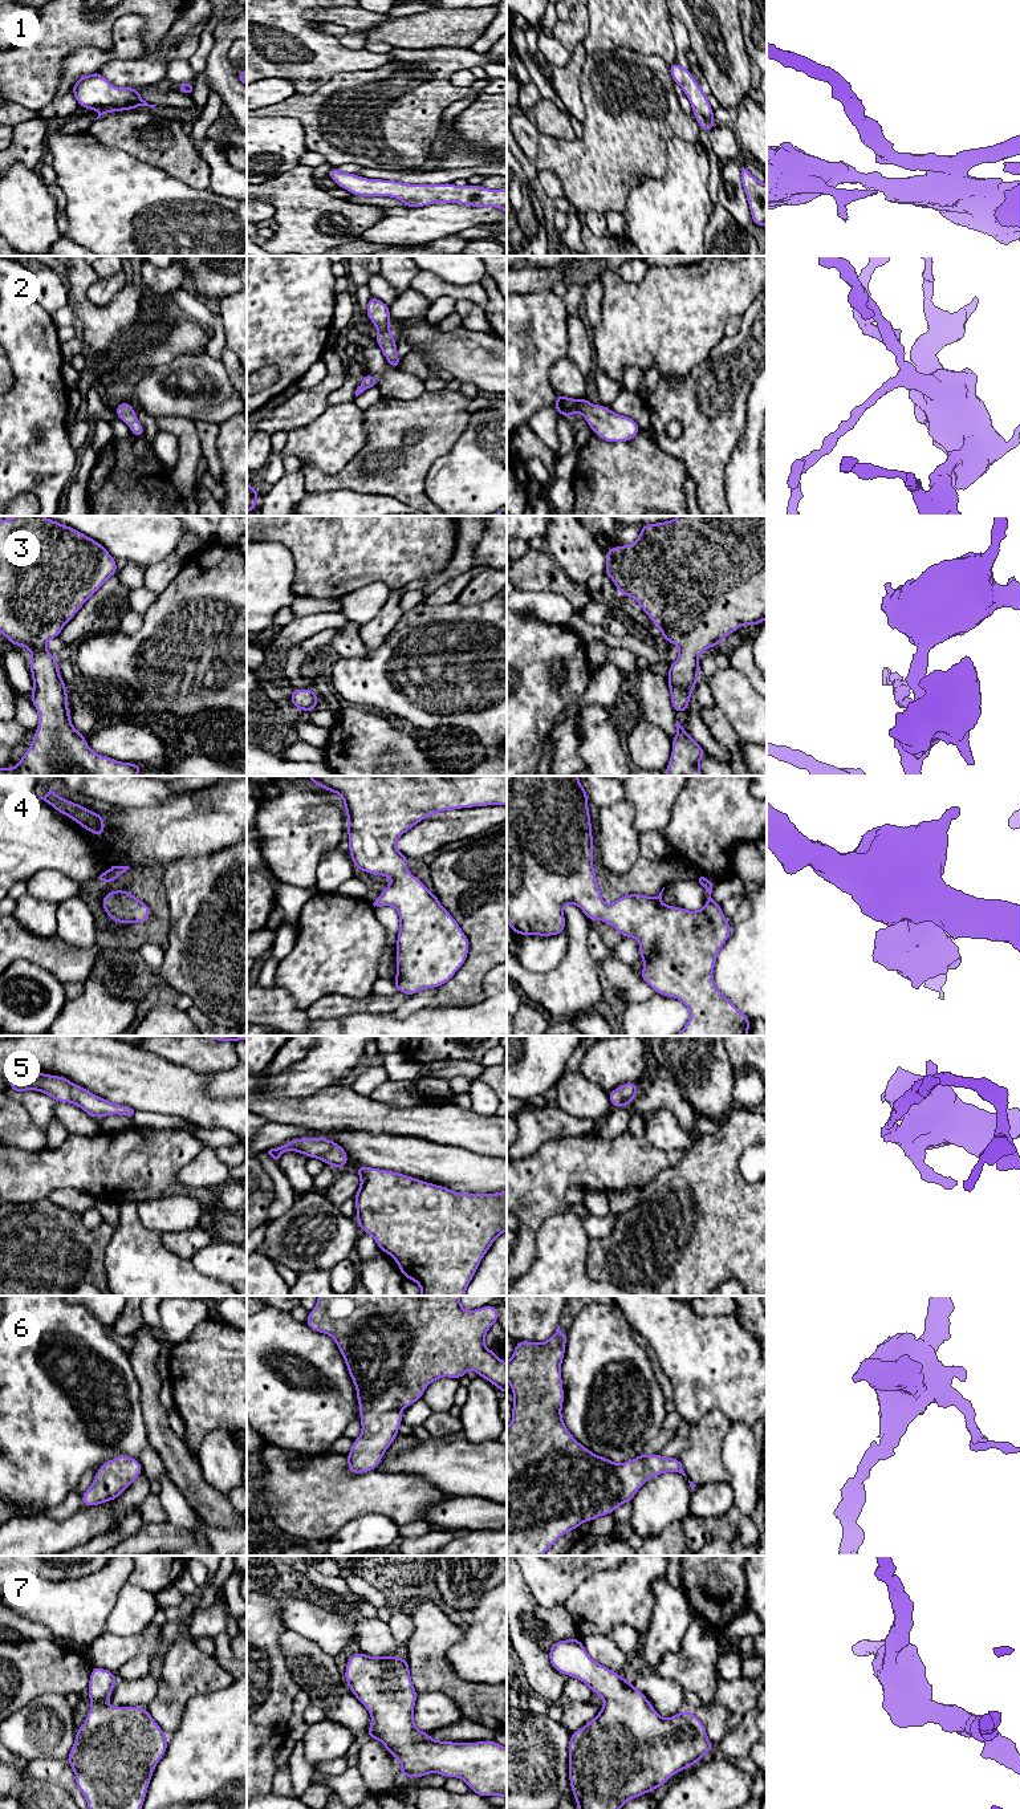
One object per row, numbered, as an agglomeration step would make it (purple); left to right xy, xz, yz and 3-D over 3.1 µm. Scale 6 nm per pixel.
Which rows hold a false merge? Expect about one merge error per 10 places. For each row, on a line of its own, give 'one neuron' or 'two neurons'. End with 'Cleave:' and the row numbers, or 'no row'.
1: one neuron
2: one neuron
3: one neuron
4: one neuron
5: one neuron
6: one neuron
7: one neuron
Cleave: no row

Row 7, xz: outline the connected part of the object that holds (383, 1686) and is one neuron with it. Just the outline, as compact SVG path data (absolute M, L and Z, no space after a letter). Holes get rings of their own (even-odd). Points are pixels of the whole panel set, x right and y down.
M362 1651L349 1656L345 1680L353 1695L371 1715L371 1727L366 1731L369 1739L379 1740L387 1752L401 1760L401 1777L420 1778L428 1773L439 1773L462 1778L481 1797L503 1796L507 1800L507 1748L495 1740L476 1743L455 1743L431 1740L430 1732L423 1732L414 1723L414 1706L418 1698L409 1662L399 1656L370 1656Z

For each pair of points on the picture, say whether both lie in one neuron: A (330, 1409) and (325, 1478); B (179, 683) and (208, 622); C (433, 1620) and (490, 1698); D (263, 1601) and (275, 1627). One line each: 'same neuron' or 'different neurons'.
A: different neurons
B: same neuron
C: same neuron
D: same neuron

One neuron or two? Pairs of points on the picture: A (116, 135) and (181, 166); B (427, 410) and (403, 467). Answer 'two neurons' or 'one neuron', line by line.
A: one neuron
B: one neuron

